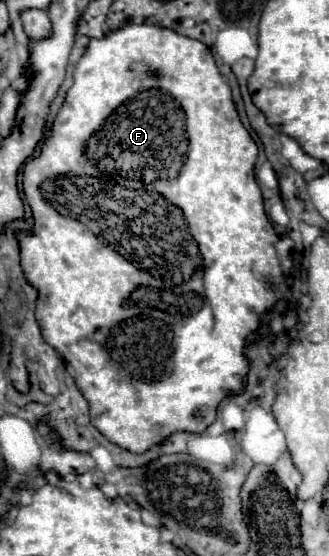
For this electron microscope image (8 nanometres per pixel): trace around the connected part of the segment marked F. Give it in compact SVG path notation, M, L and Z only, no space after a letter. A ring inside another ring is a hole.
M142 22L142 24L128 24L128 26L122 26L120 30L114 30L112 34L108 34L106 38L100 38L100 40L92 40L88 44L88 50L84 52L84 56L80 58L80 62L76 64L76 70L74 70L74 84L72 88L68 90L66 94L66 100L54 120L54 126L52 126L52 136L48 142L42 144L42 154L40 158L34 158L26 164L24 168L24 196L32 208L32 214L36 218L36 228L34 228L34 234L20 234L18 240L20 240L20 252L22 252L22 268L24 268L24 274L26 274L26 280L40 292L38 294L38 304L36 304L36 318L40 322L40 328L42 328L42 336L44 340L56 348L64 358L66 362L74 368L76 372L76 384L78 388L82 390L82 394L86 396L88 404L90 404L90 418L92 418L92 424L114 444L118 444L120 448L126 448L134 454L142 454L146 452L150 446L154 444L162 444L166 438L170 438L172 434L176 432L194 432L194 434L200 434L204 432L214 420L216 420L216 408L220 404L220 400L224 400L226 396L232 396L232 394L240 394L244 390L244 378L238 374L238 370L248 370L248 364L250 360L246 358L244 354L244 348L246 348L246 342L248 342L248 336L250 332L258 332L260 330L260 324L262 324L262 314L272 310L274 304L278 300L282 300L288 292L288 282L286 282L286 276L284 276L284 270L280 266L280 258L278 258L278 252L274 248L274 244L280 240L280 236L276 234L272 222L268 220L266 212L264 212L264 204L262 204L262 194L260 194L260 188L256 184L256 178L254 178L254 162L258 158L258 146L254 142L254 138L250 136L250 132L244 128L242 120L240 120L240 114L236 110L236 102L232 98L232 90L230 86L222 80L222 74L218 72L218 66L212 58L212 50L198 42L198 40L192 40L192 38L186 38L186 36L180 36L176 34L174 30L168 30L168 28L160 28L160 26L154 26L154 24L148 24L148 22ZM136 62L142 62L148 66L148 72L136 72L132 70L132 66ZM174 208L178 212L182 212L184 216L174 216ZM270 276L278 276L280 278L280 284L274 284L274 280ZM194 282L202 282L202 302L206 298L206 302L200 306L200 302L196 304L196 300L190 300L190 302L178 302L178 294L194 294ZM112 328L114 328L114 344L106 344L110 340L110 334L112 334Z

